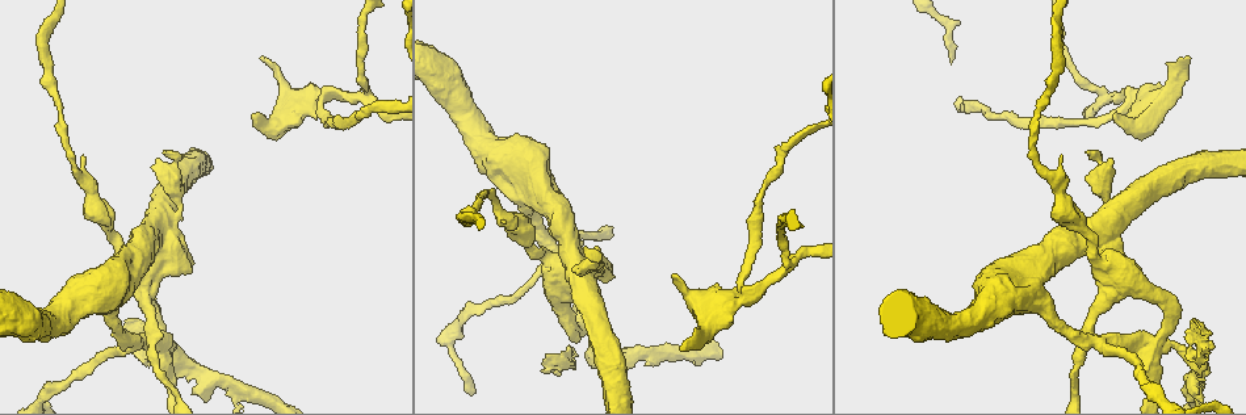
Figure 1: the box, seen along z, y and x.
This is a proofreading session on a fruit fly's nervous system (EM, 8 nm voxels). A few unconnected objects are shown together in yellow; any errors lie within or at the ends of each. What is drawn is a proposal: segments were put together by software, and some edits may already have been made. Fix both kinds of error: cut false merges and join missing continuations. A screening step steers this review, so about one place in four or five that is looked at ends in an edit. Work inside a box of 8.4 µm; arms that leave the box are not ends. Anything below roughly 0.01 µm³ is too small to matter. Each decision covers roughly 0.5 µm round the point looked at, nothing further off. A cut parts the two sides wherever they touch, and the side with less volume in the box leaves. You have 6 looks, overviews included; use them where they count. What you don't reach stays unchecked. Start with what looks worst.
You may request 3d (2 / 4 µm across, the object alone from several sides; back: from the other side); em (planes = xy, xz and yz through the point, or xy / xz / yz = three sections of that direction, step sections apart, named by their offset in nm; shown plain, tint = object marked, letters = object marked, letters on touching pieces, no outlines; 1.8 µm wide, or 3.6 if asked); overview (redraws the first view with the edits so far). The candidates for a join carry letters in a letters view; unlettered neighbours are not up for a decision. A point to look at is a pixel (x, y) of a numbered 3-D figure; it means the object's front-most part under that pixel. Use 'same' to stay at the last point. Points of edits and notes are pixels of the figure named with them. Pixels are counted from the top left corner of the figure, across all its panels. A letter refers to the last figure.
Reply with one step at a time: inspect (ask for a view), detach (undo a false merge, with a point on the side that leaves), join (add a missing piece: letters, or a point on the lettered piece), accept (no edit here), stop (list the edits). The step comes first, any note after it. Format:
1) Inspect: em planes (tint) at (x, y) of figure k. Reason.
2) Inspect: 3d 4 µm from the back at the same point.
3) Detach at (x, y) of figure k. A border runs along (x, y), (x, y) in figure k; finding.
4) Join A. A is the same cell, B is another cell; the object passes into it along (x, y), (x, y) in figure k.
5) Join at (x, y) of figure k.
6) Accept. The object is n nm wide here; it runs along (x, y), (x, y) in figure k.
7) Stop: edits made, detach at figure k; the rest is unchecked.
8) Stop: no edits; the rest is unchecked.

Inspect: 3d 2 µm from the back at (680, 350) of figure 1. An open end.

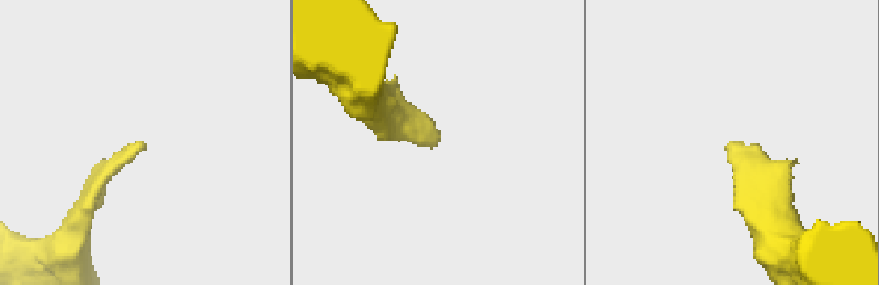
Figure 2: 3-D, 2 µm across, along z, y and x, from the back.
Inspect: em planes (letters) at (437, 137) of figure 2. Shape alone is not enough.

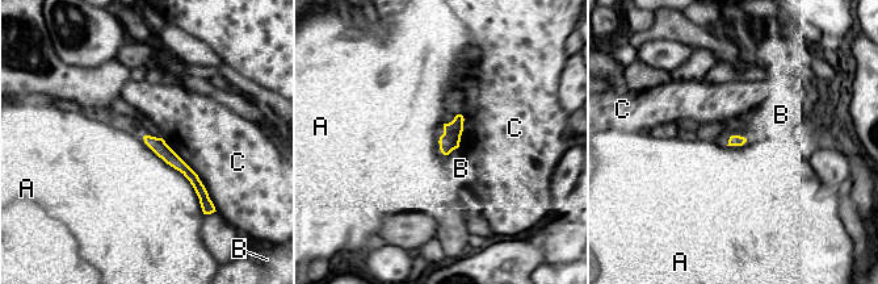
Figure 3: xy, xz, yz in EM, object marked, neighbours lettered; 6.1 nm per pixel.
Accept. A, B and C are other cells; a border runs along (142, 137), (189, 182), (204, 214) in figure 3; none of them fits.

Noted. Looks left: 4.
Inspect: em 3.6 µm planes (letters) at (157, 247) of figure 1. Sharp bend.

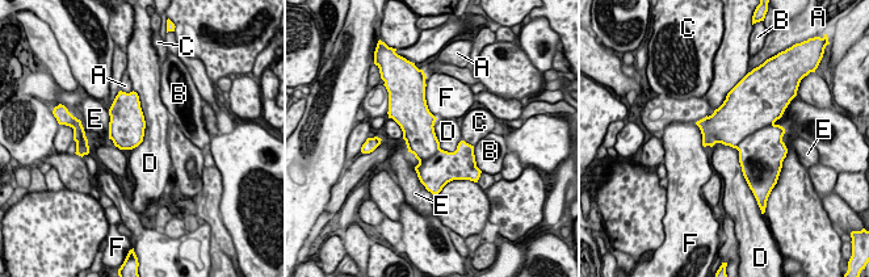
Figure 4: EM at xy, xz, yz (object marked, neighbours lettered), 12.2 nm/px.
Accept. A, B, C, D, E and F are other cells; a border runs along (137, 93), (145, 135), (131, 149) in figure 4; all the same neuron.

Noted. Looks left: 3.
Inspect: 3d 2 µm at (165, 347) of figure 1. Two arms in line, one across.

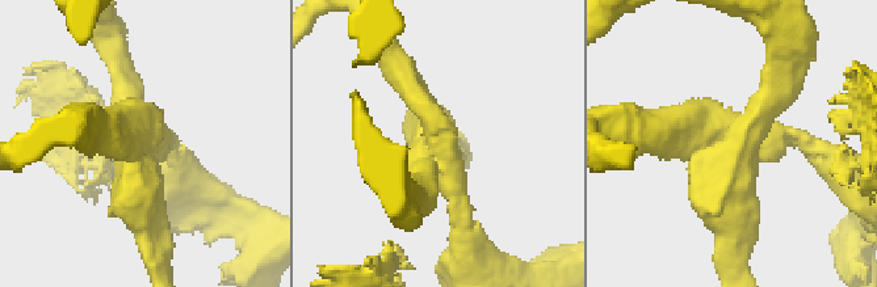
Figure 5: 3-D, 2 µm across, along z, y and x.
Inspect: em planes (tint) at (147, 136) of figure 5.

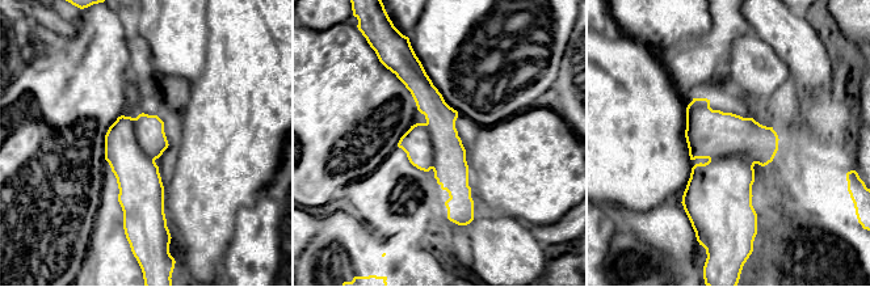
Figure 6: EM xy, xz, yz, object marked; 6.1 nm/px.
Inspect: em planes (letters) at the same point. See the neighbours.

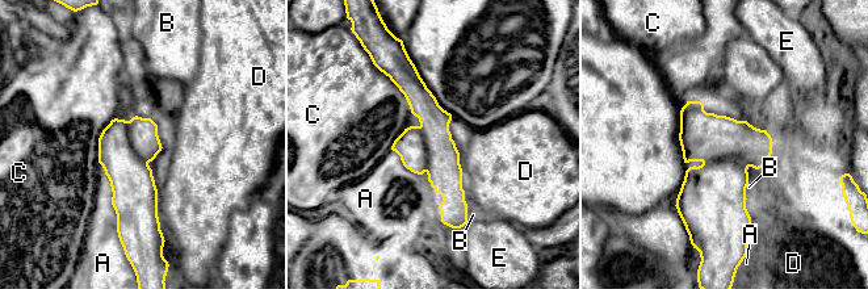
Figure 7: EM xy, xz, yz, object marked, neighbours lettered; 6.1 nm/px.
Accept. The object is 320 nm wide here; A, B, C, D and E are other cells; it runs along (410, 68), (449, 184), (448, 221) in figure 7; one neuron here.

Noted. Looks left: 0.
Stop: no edits; the rest is unchecked.

